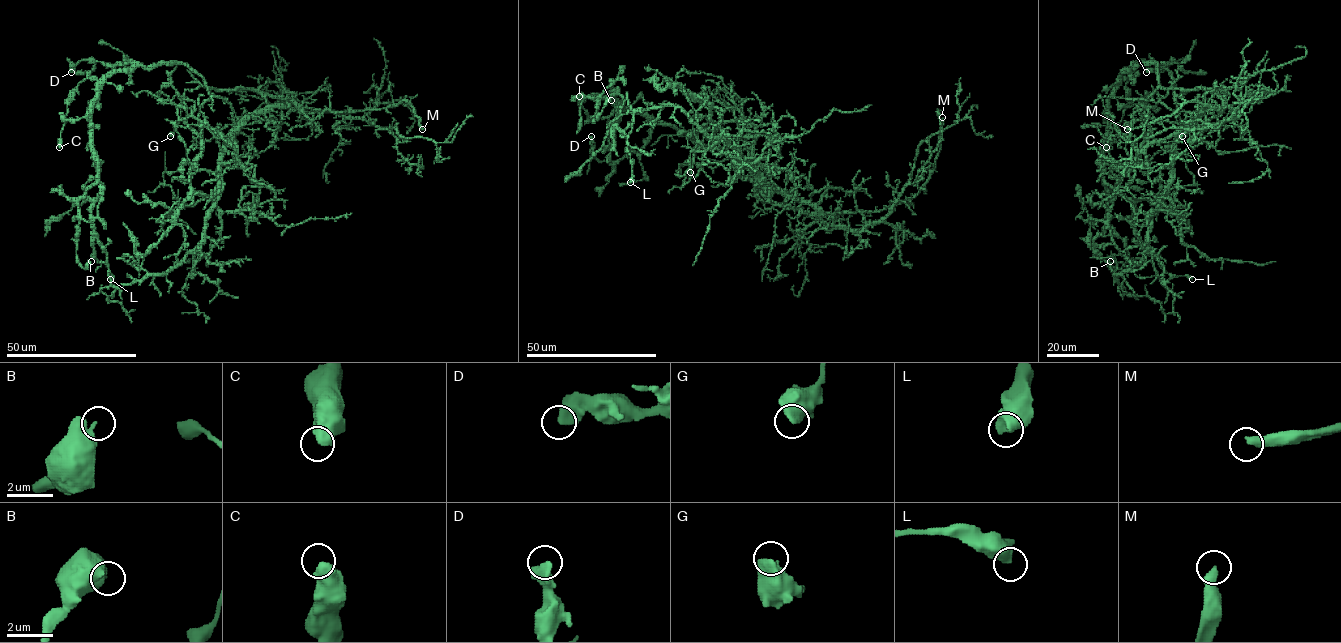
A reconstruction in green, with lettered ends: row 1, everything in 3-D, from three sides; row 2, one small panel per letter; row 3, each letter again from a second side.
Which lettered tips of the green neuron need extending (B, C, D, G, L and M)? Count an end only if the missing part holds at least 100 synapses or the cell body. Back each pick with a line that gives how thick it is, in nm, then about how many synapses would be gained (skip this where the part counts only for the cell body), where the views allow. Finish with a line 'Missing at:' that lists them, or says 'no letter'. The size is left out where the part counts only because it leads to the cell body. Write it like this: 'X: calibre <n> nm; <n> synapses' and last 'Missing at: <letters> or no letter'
M: calibre 440 nm
Missing at: M

